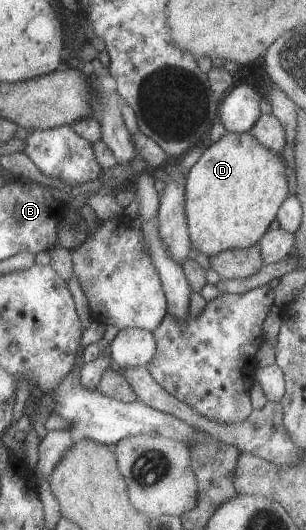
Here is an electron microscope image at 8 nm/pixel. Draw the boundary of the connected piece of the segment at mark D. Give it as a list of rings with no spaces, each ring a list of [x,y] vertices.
[[[250,131],[242,133],[223,133],[223,136],[221,136],[219,140],[206,146],[199,155],[197,162],[192,164],[191,168],[188,170],[183,185],[185,197],[184,209],[192,252],[199,250],[199,252],[206,254],[207,258],[223,252],[224,250],[244,249],[251,245],[258,244],[258,240],[263,236],[263,233],[269,229],[269,222],[276,217],[278,208],[289,196],[289,192],[287,191],[286,164],[284,163],[282,156],[278,155],[276,152],[272,152],[272,150],[266,149]]]

